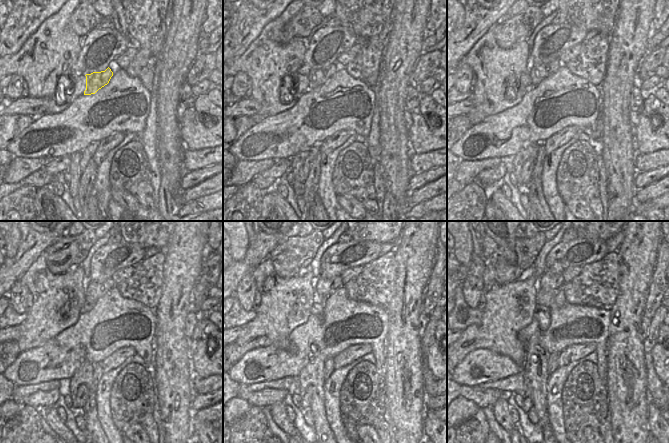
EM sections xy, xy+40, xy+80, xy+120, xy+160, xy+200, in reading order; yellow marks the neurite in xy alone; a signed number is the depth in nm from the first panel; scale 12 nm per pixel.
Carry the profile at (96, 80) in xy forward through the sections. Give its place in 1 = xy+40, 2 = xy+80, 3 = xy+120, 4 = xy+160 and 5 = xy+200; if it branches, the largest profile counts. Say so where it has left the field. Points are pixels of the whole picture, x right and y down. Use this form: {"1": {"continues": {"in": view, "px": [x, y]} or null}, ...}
{"1": {"continues": {"in": "xy+40", "px": [318, 77]}}, "2": {"continues": {"in": "xy+80", "px": [538, 72]}}, "3": {"continues": {"in": "xy+120", "px": [94, 291]}}, "4": {"continues": {"in": "xy+160", "px": [322, 287]}}, "5": {"continues": {"in": "xy+200", "px": [548, 281]}}}

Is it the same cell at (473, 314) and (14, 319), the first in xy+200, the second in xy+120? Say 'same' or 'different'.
same

